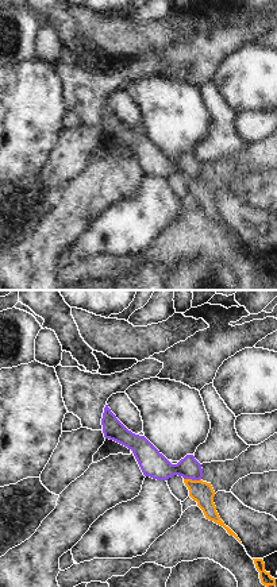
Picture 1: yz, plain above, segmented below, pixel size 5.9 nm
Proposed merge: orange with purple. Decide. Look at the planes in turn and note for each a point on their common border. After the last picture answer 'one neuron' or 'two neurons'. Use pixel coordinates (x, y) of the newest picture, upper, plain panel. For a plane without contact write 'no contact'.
meets orange at (191, 177)

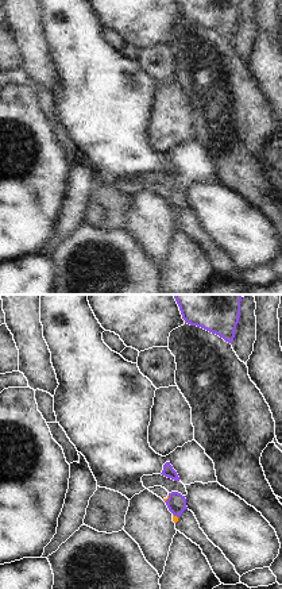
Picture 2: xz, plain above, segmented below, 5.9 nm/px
meets orange at (167, 195)

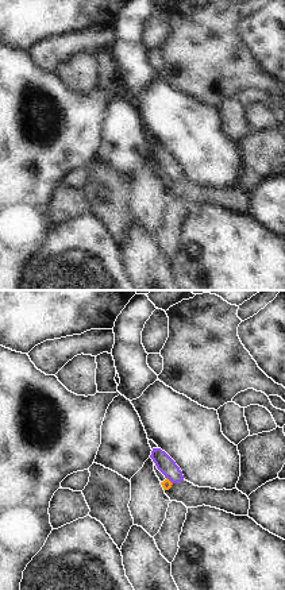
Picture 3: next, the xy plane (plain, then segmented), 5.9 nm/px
meets orange at (169, 178)

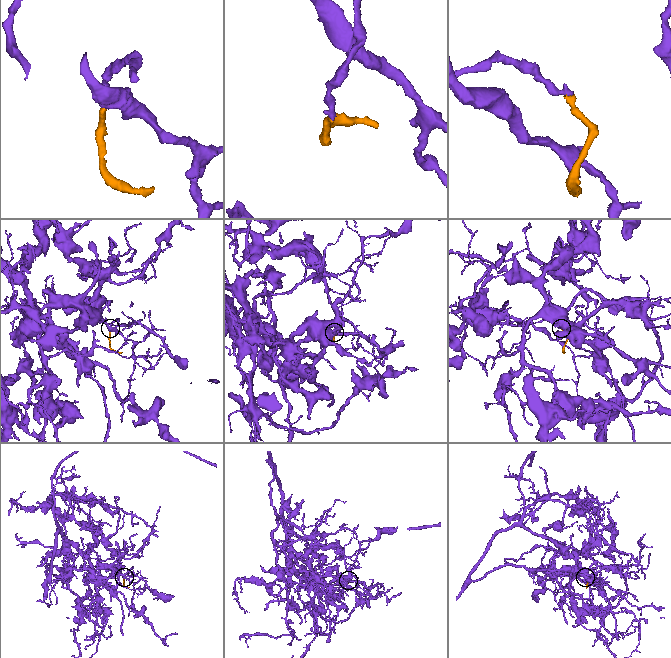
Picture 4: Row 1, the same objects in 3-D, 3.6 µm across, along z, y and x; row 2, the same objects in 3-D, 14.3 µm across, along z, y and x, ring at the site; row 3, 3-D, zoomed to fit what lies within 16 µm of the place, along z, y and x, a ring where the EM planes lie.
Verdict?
two neurons

